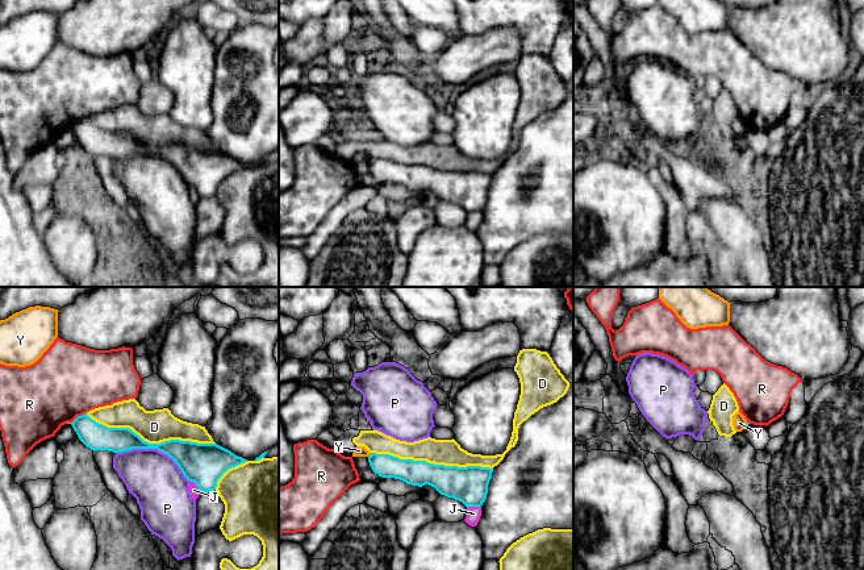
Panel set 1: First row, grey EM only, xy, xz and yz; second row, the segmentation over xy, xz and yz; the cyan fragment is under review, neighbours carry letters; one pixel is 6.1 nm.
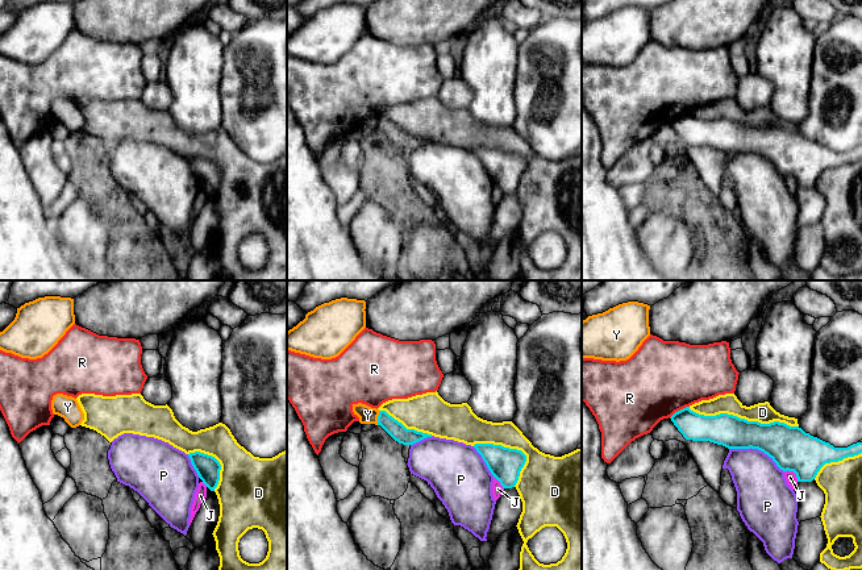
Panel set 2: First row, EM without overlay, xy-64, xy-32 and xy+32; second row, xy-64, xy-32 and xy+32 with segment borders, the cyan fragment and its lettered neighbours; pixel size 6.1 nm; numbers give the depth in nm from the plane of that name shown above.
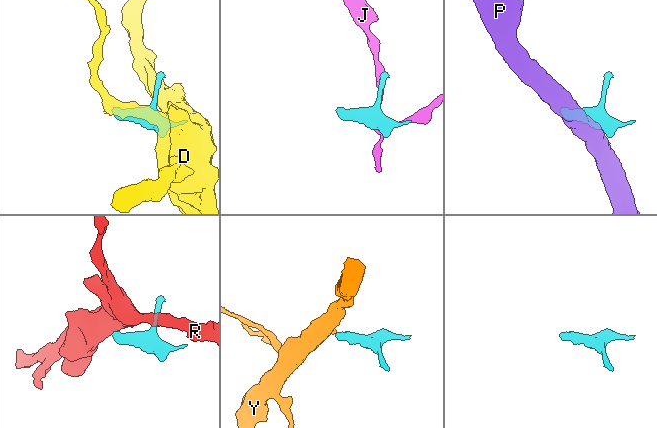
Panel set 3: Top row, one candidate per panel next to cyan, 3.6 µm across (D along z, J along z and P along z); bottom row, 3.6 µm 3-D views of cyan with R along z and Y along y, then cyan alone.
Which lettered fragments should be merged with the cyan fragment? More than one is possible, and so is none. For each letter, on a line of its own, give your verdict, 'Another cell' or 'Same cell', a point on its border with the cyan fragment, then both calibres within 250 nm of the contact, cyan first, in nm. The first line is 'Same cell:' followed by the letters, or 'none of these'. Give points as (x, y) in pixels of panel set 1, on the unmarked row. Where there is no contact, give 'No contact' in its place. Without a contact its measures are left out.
Same cell: none of these
D: Another cell. Touches cyan at xy (150, 149). Thickness 180 nm (cyan) against 200 nm
J: Another cell. Touches cyan at xy (196, 190). Thickness 260 nm (cyan) against 60 nm
P: Another cell. Touches cyan at xy (155, 153). Thickness 200 nm (cyan) against 320 nm
R: Another cell. Touches cyan at xy (78, 121). Thickness 160 nm (cyan) against 440 nm
Y: Another cell. Touches cyan at xz (370, 161). Thickness 140 nm (cyan) against 60 nm

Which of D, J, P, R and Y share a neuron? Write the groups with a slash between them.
D / J / P / R / Y

